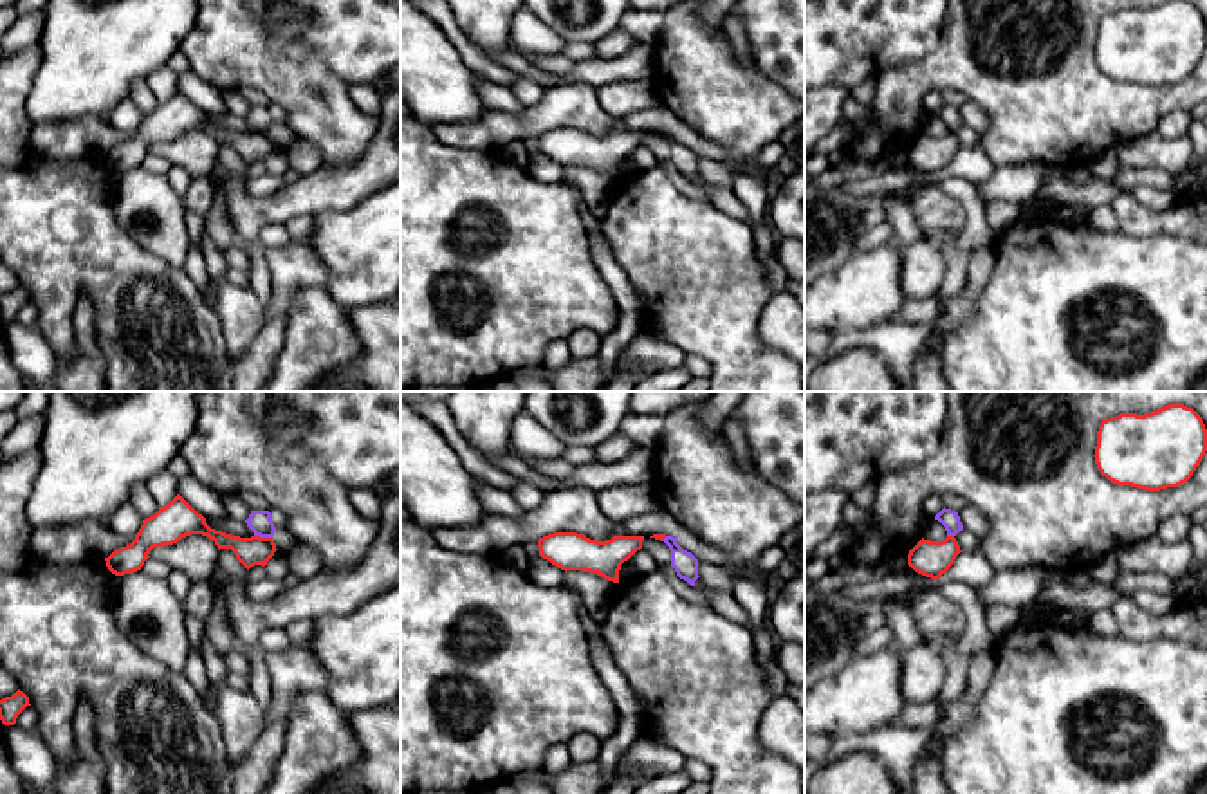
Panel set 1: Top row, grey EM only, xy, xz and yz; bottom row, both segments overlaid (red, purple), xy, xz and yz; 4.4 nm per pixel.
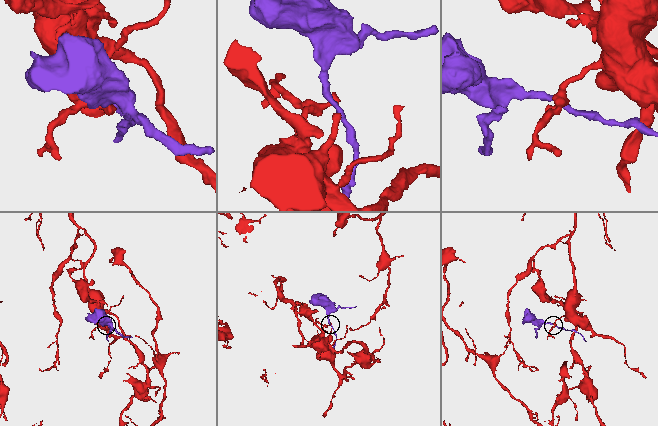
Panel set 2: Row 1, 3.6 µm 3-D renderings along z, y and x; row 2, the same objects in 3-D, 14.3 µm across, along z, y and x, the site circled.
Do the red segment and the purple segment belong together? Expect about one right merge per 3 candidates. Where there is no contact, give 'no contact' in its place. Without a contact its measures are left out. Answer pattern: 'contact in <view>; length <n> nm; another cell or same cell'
contact in xy; length 80 nm; another cell

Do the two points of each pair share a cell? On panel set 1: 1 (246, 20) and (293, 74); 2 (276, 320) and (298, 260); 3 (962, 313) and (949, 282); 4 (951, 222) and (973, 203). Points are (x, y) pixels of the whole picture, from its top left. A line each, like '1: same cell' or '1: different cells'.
1: same cell
2: same cell
3: different cells
4: different cells

